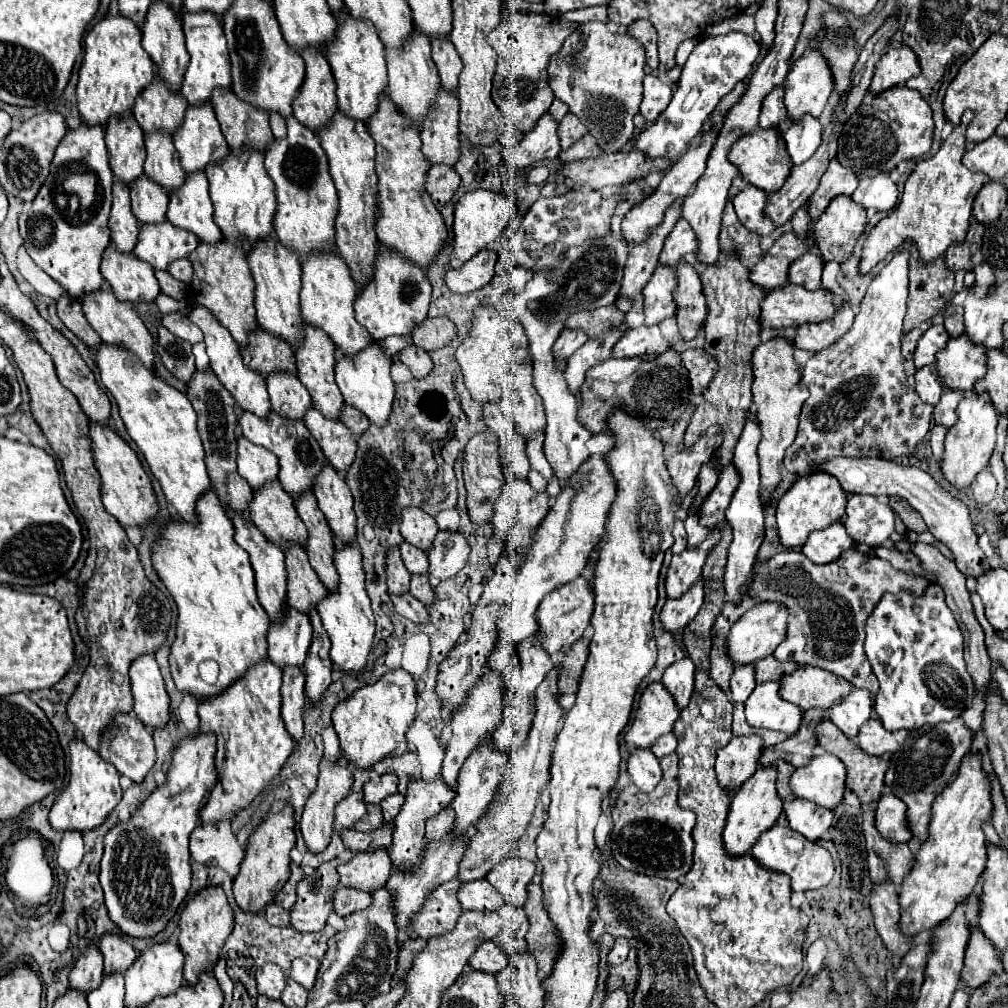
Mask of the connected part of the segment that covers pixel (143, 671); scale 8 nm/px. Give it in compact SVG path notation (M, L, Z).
M143 654L131 662L129 680L137 718L149 728L163 728L169 722L169 696L155 658Z

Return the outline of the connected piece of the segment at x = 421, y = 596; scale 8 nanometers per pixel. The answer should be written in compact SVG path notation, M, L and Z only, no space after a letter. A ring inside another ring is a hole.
M411 574L411 588L409 588L409 592L411 592L417 600L421 600L425 606L433 604L435 592L433 592L427 576L415 576L415 574Z

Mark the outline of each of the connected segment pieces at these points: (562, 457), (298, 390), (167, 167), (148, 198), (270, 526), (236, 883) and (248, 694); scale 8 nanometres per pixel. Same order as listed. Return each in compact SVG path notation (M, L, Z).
M607 232L603 240L593 240L591 244L571 246L563 254L563 264L557 268L547 268L547 272L535 272L533 278L525 284L523 292L511 292L511 308L517 320L523 324L525 334L531 342L533 356L533 384L545 404L547 428L545 428L545 456L553 466L555 476L565 484L573 472L587 460L589 450L585 442L593 436L577 422L577 400L571 396L565 382L565 360L555 360L553 344L565 328L565 320L571 312L591 310L599 306L609 306L619 294L619 284L623 278L623 266L627 262L629 244L617 232Z
M271 372L267 376L267 392L271 398L271 408L285 418L303 418L305 410L311 408L311 396L303 388L297 376L287 376L287 372Z
M163 132L145 134L145 174L159 182L167 192L181 186L185 182L185 172L179 164L179 154L175 152L171 136L163 136Z
M141 176L137 182L131 184L131 202L133 202L133 214L141 224L151 222L163 222L167 212L167 192L159 188L157 184L151 184L147 176Z
M275 480L275 484L265 484L259 492L253 490L251 522L281 550L287 550L287 542L303 546L307 542L307 528L279 480Z
M285 804L279 812L267 812L263 822L253 830L247 842L247 856L239 866L239 874L233 880L233 894L237 904L245 912L261 912L265 904L273 902L275 894L289 878L289 852L295 846L295 820L291 804Z
M265 658L259 664L253 664L219 696L197 700L201 730L217 736L217 782L199 814L205 822L219 822L227 816L235 816L241 808L247 808L253 798L279 774L281 766L293 752L293 740L281 720L281 672L281 668L275 668L275 664Z

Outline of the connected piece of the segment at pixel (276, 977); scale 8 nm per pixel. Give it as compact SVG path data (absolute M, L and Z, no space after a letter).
M265 964L263 968L257 968L255 980L259 994L265 994L273 1000L281 998L281 992L285 988L285 972L277 964Z

